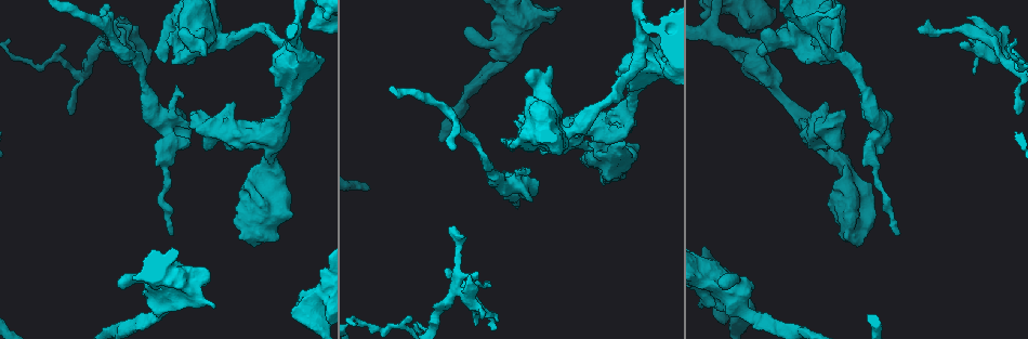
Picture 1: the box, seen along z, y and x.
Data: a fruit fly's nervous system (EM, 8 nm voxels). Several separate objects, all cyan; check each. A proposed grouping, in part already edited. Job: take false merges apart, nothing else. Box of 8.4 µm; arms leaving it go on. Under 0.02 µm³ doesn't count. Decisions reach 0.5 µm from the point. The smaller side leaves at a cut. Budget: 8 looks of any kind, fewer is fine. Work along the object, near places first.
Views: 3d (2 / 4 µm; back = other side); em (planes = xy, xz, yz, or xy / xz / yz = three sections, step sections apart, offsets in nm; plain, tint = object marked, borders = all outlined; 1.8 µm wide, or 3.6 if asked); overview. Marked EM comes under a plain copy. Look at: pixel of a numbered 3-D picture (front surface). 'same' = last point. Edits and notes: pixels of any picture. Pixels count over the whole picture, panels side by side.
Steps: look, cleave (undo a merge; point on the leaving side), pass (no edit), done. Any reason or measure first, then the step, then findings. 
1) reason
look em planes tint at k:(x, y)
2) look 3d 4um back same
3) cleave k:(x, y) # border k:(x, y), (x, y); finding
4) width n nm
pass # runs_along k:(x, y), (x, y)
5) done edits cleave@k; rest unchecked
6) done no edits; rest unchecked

two arms in line, one across
look 3d 4um back at 1:(271, 135)

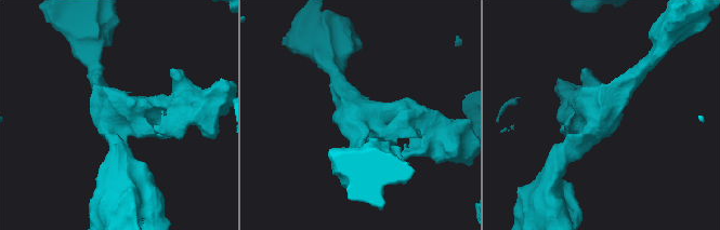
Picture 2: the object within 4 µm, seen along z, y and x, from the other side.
look em yz step 8 tint at 2:(359, 118)

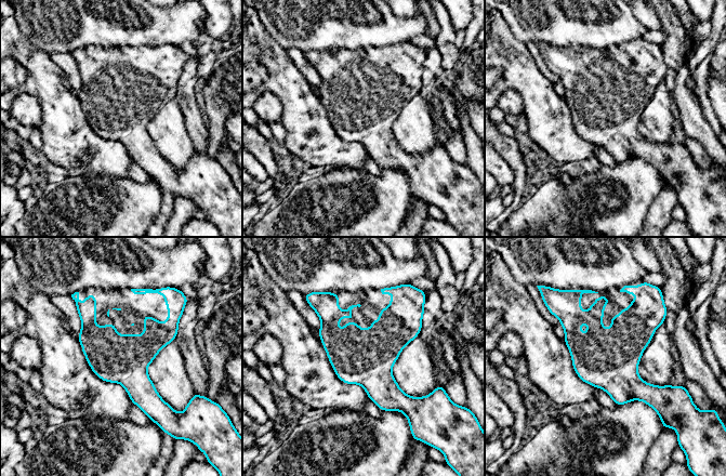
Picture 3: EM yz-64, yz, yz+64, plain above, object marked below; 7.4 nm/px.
pass # all the same neuron

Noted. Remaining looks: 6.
sudden change in width
look em 3.6um yz step 16 tint at 1:(170, 277)

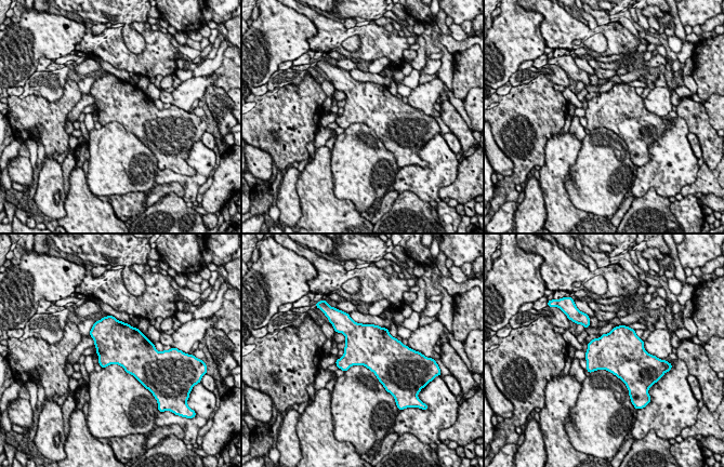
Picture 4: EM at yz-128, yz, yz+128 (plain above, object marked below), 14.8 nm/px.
another direction
look em 3.6um planes borders same

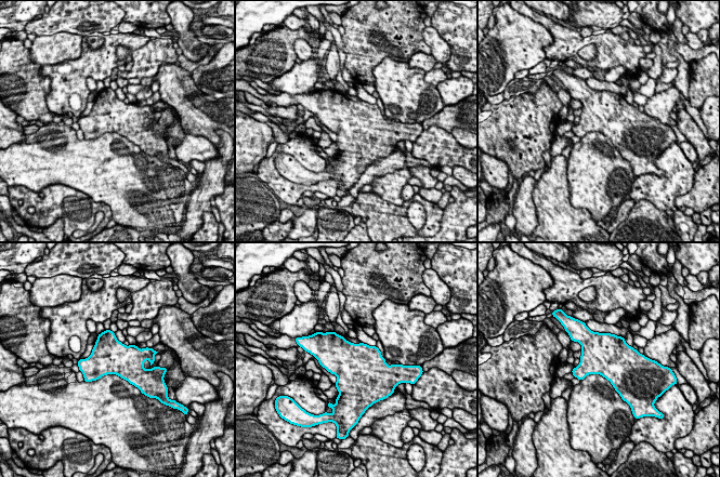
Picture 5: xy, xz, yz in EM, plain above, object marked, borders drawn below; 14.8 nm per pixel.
pass # all the same neuron

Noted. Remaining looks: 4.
four arms meet
look em 3.6um planes tint at 1:(293, 53)

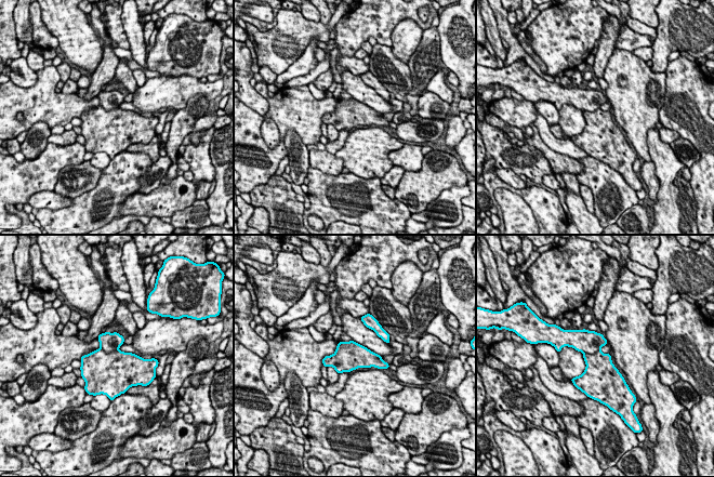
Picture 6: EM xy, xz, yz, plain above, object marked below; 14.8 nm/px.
width 400 nm
pass # all the same neuron

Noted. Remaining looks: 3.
done no edits; rest unchecked

